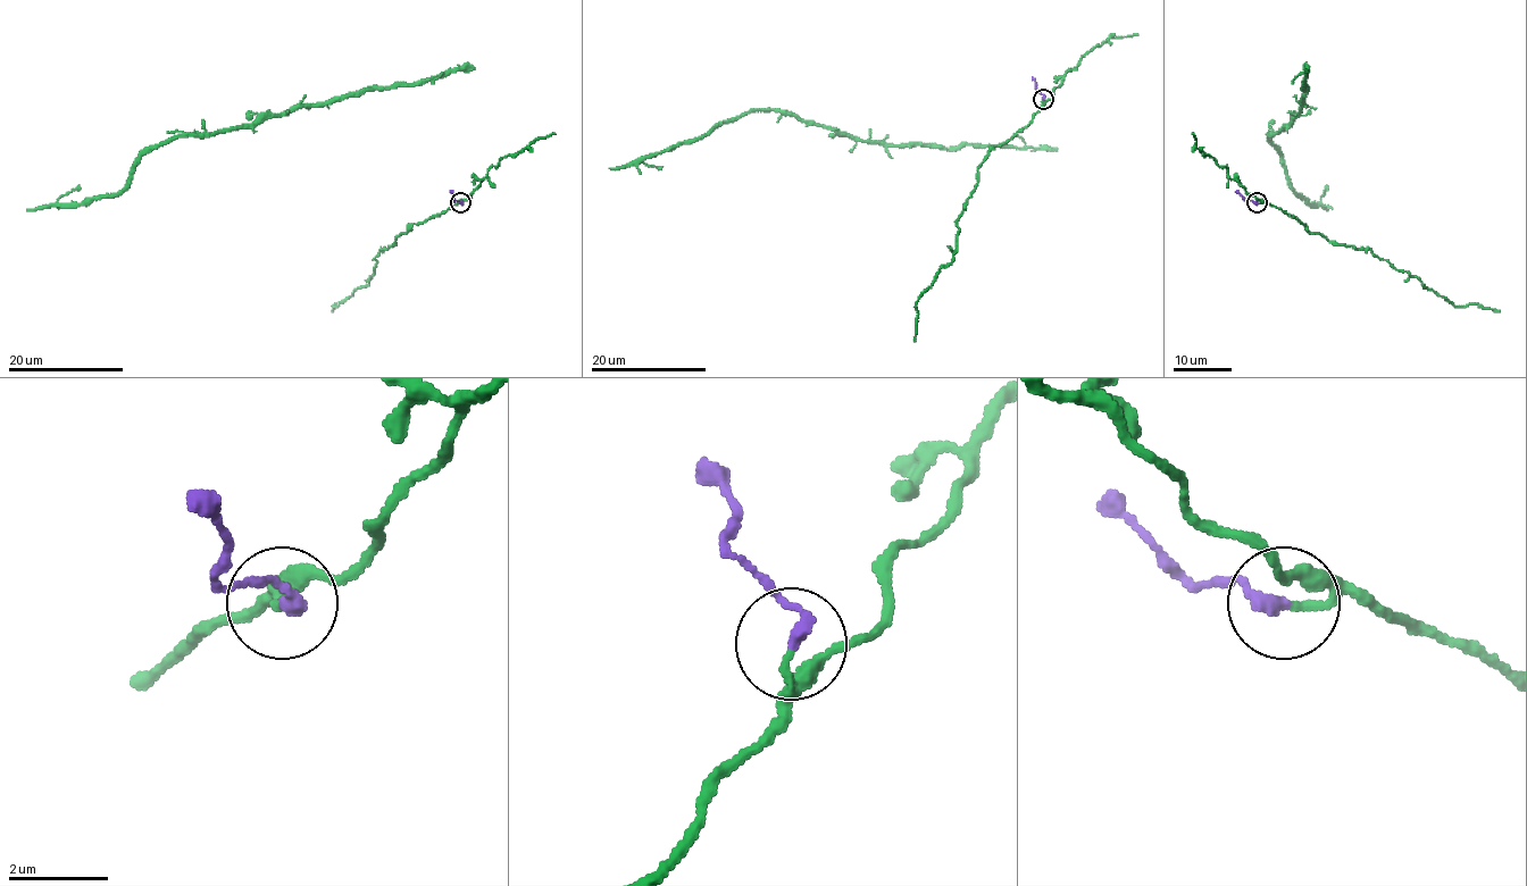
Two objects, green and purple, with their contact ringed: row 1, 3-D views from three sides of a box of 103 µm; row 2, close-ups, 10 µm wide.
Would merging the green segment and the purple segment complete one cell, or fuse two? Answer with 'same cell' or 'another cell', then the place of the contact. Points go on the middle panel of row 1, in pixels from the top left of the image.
same cell; place (1043, 99)

